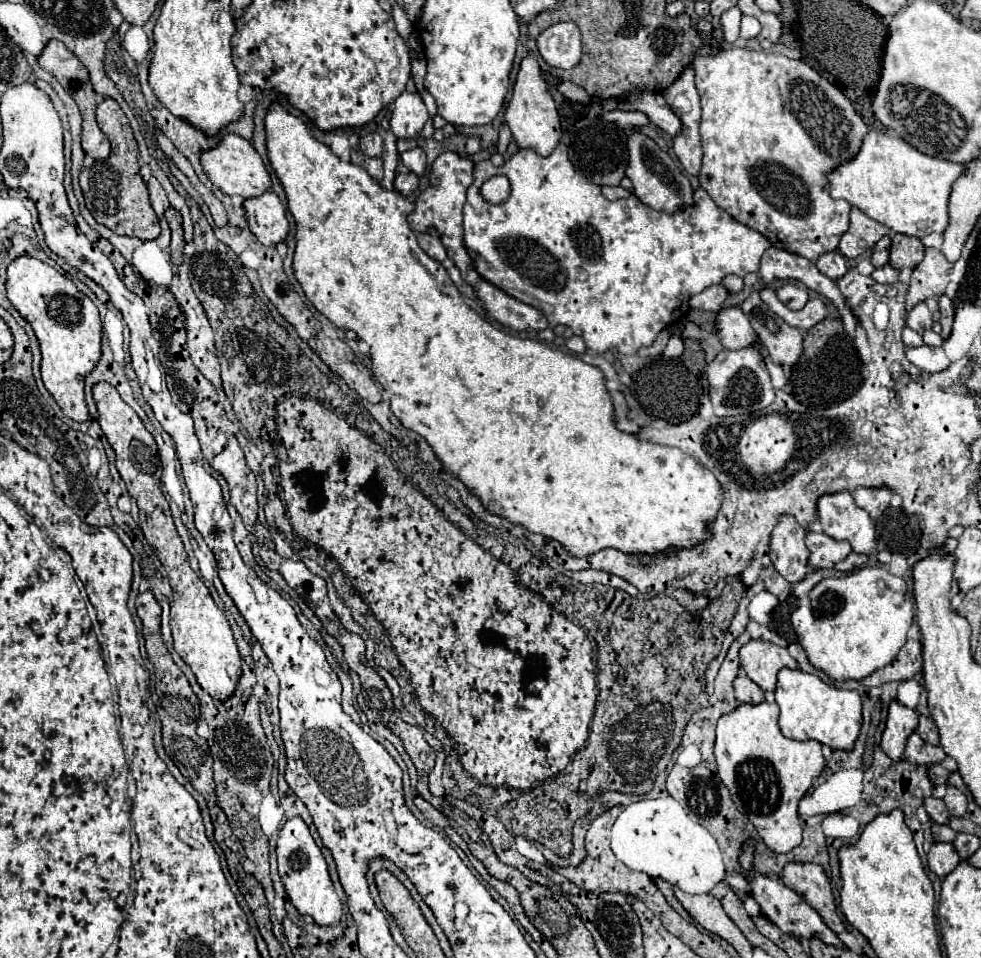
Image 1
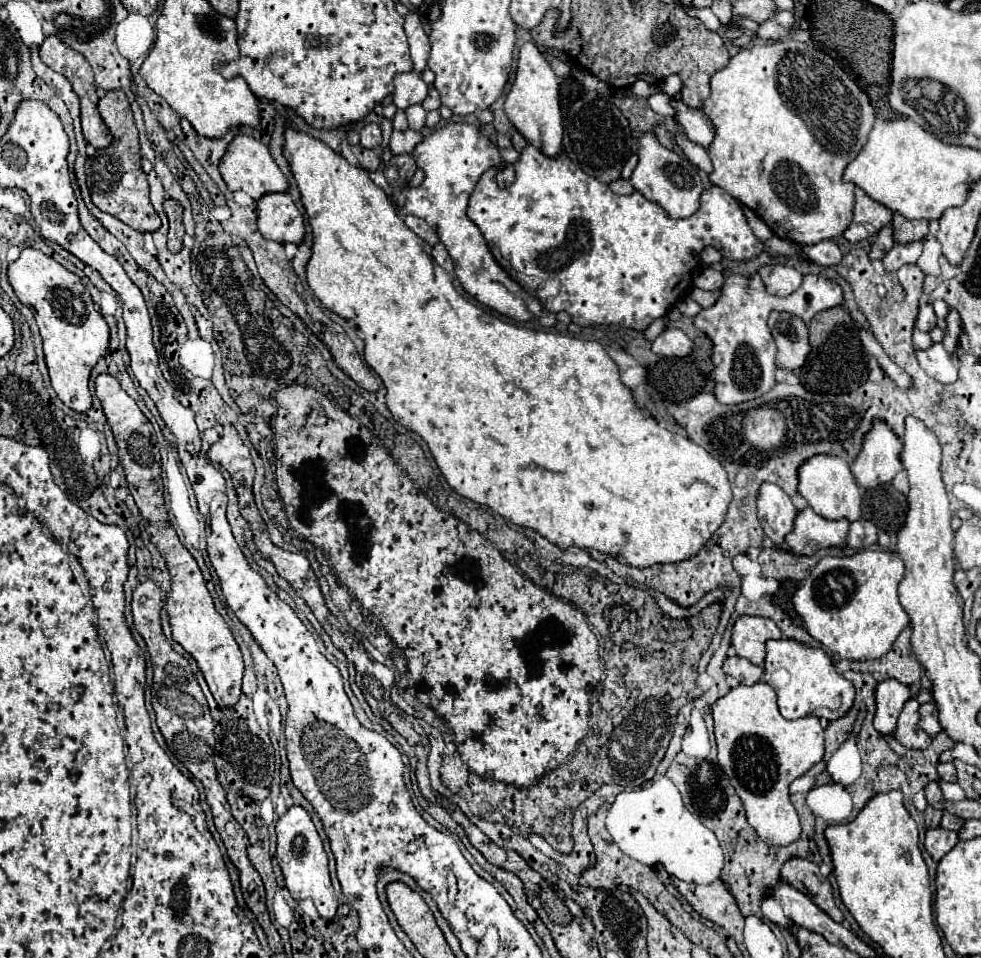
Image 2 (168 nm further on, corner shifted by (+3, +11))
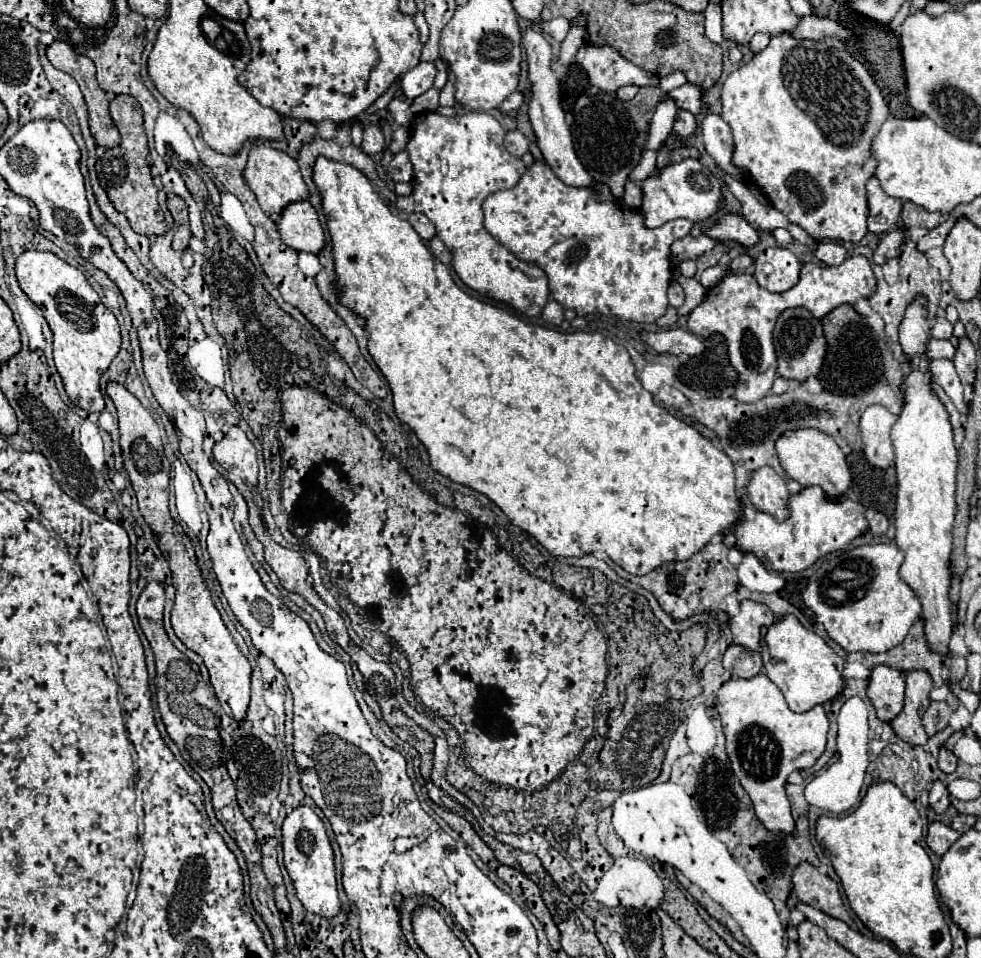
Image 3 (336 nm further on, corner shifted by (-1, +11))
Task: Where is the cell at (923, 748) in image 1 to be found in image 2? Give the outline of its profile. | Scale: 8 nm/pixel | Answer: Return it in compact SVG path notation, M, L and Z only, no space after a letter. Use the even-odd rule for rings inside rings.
M912 698L904 704L904 710L900 712L900 718L898 718L898 726L896 726L896 740L906 746L906 748L916 748L916 750L922 750L922 748L928 748L930 746L930 736L918 726L918 708L920 708L920 702Z

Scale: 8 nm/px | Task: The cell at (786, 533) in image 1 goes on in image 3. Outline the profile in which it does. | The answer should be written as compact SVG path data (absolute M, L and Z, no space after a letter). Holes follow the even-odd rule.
M768 466L758 468L752 474L748 484L748 500L756 506L756 510L774 516L778 522L790 518L790 494L786 490L786 482Z

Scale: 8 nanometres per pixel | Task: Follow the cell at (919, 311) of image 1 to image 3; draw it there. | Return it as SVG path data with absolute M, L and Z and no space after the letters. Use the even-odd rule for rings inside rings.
M936 318L936 322L930 328L930 334L934 338L950 338L952 336L952 324L946 318Z

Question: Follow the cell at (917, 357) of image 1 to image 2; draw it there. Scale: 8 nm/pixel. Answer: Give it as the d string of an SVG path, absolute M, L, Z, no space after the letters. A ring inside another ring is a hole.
M932 344L928 350L918 350L916 358L920 366L926 370L926 374L942 384L956 382L958 376L958 364L954 358L944 350L942 344Z

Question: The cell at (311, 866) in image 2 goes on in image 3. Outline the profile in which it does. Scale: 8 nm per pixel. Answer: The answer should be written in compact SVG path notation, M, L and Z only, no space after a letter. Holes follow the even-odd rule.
M300 806L286 816L282 824L282 848L284 848L284 866L292 878L296 896L302 902L302 906L318 916L334 918L340 912L334 854L326 836L326 828L314 810L310 810L308 806Z

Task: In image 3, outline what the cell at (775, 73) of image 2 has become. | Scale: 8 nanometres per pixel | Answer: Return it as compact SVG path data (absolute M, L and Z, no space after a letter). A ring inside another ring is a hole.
M778 34L770 40L770 44L752 56L752 60L748 60L746 64L742 64L738 70L734 70L728 80L722 86L720 92L720 102L722 102L722 118L724 122L732 128L734 134L734 154L732 154L732 164L740 170L746 172L746 182L748 184L756 184L762 194L768 198L770 206L780 210L792 224L798 224L802 230L806 230L816 242L822 240L844 240L844 242L858 242L864 238L866 230L866 216L868 216L868 204L866 204L866 180L874 174L876 168L876 160L872 160L870 156L870 142L872 138L880 132L880 126L884 124L884 120L888 118L888 106L876 86L876 82L872 80L872 76L868 74L868 70L856 60L852 58L846 50L836 50L826 46L824 42L814 42L814 40L796 40L788 34Z

